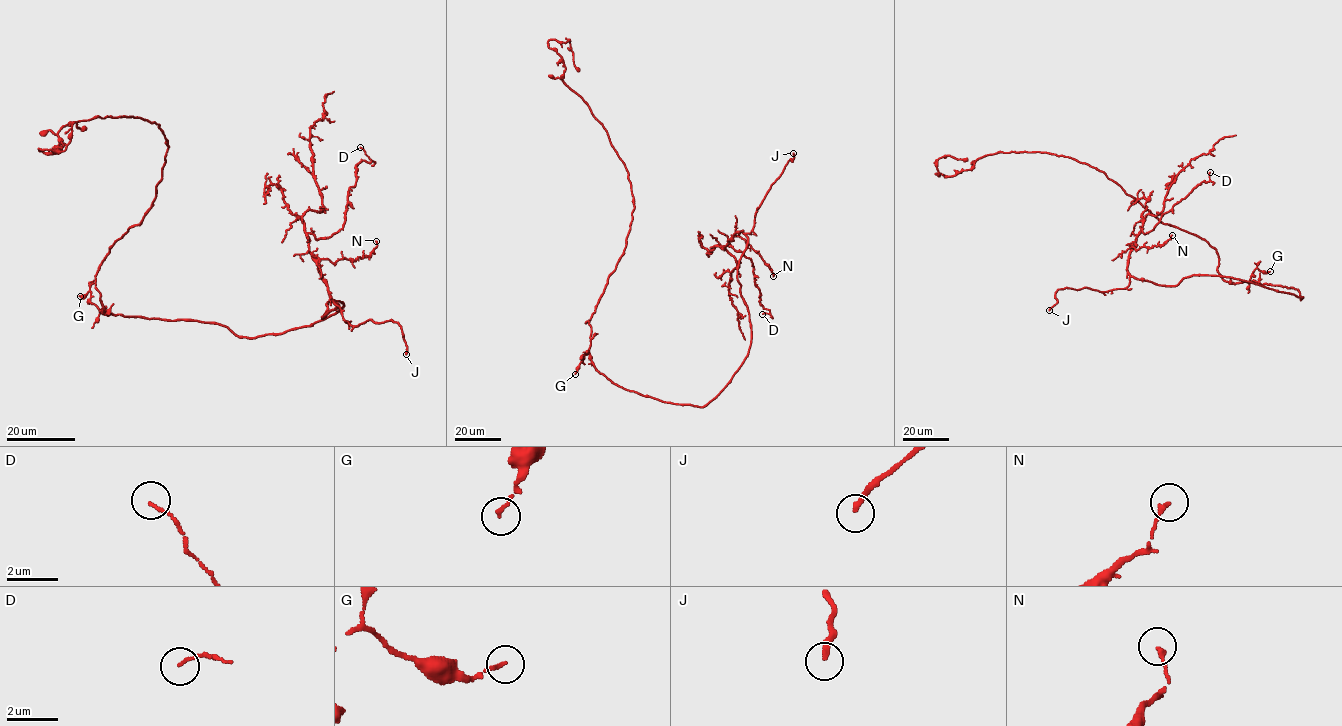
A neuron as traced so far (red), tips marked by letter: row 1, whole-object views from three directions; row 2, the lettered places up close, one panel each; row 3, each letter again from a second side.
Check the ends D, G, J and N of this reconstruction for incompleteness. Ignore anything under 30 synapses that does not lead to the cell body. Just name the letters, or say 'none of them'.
J

